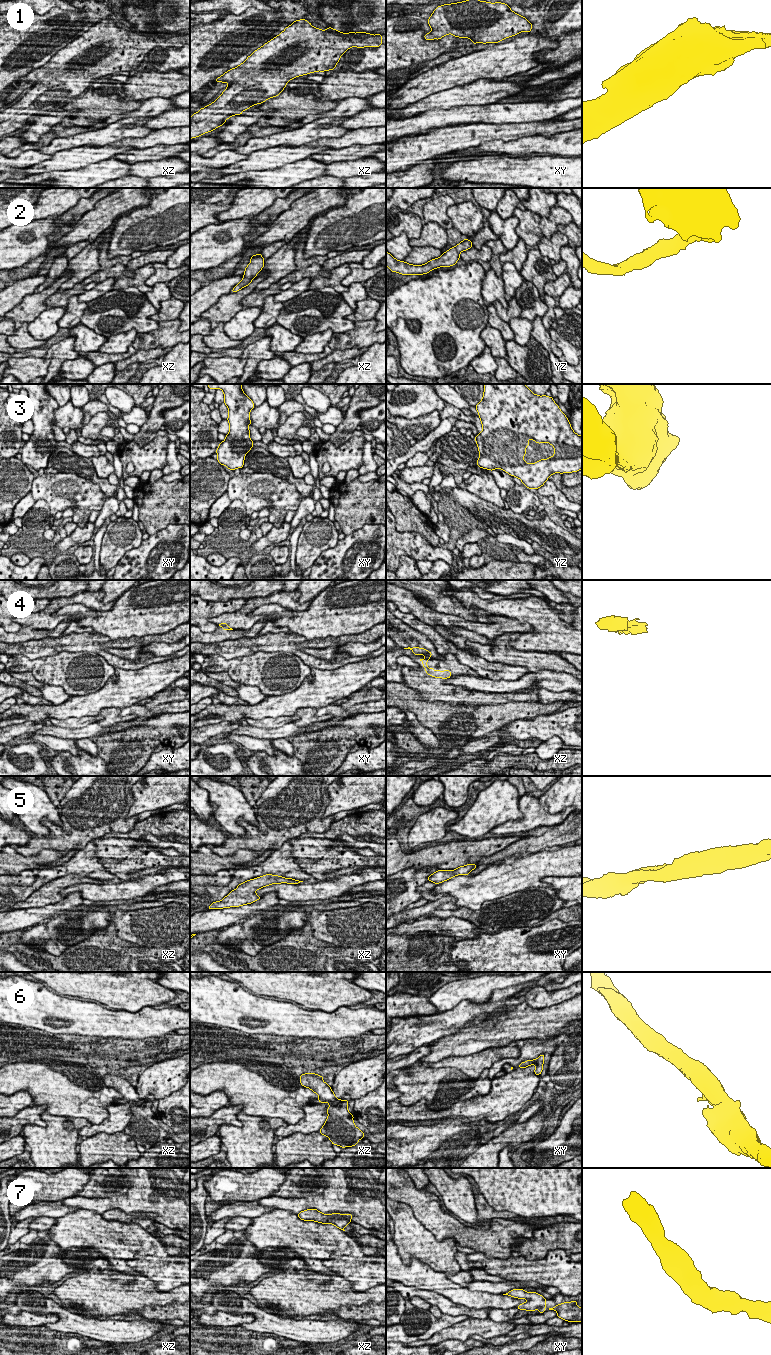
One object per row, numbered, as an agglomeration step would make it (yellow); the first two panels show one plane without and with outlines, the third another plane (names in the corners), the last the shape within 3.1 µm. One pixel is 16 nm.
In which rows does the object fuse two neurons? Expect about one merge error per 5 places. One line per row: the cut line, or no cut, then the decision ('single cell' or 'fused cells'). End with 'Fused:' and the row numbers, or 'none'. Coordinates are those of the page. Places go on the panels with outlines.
1: no cut; single cell
2: no cut; single cell
3: no cut; single cell
4: cut in xz along (425, 658), (428, 659); fused cells
5: no cut; single cell
6: no cut; single cell
7: no cut; single cell
Fused: 4

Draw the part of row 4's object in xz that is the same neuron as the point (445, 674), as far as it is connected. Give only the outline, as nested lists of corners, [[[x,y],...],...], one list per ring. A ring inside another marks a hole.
[[[420,659],[420,661],[423,662],[422,666],[425,668],[426,670],[426,674],[435,677],[435,678],[443,678],[443,679],[447,679],[451,677],[451,671],[450,670],[444,670],[443,672],[441,672],[440,670],[435,670],[434,668],[428,668],[427,667],[427,661],[428,659]]]

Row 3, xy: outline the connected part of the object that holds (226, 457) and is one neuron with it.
[[[207,384],[209,389],[221,389],[224,393],[224,403],[228,407],[228,422],[229,422],[229,428],[230,431],[228,434],[226,434],[226,438],[223,442],[220,442],[216,453],[218,455],[217,461],[221,465],[225,465],[227,469],[230,469],[234,471],[237,468],[242,468],[244,465],[244,459],[246,456],[246,453],[251,450],[251,448],[254,446],[253,441],[249,437],[250,430],[248,428],[249,425],[251,425],[250,421],[250,411],[255,407],[253,401],[246,396],[246,394],[242,390],[242,384]]]

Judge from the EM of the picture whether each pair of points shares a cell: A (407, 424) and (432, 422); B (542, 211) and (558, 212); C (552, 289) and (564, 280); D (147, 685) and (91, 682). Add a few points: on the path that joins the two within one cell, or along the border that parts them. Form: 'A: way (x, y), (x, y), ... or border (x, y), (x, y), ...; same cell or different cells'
A: way (413, 424), (426, 423); same cell
B: border (556, 204), (550, 209), (547, 217), (541, 217); different cells
C: way (555, 289), (561, 283); same cell
D: border (115, 668), (114, 679), (84, 694); different cells

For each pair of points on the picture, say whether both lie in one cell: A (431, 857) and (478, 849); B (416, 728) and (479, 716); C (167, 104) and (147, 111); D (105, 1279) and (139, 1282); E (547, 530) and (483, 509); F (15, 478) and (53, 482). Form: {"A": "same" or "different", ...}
{"A": "same", "B": "different", "C": "same", "D": "same", "E": "same", "F": "different"}

